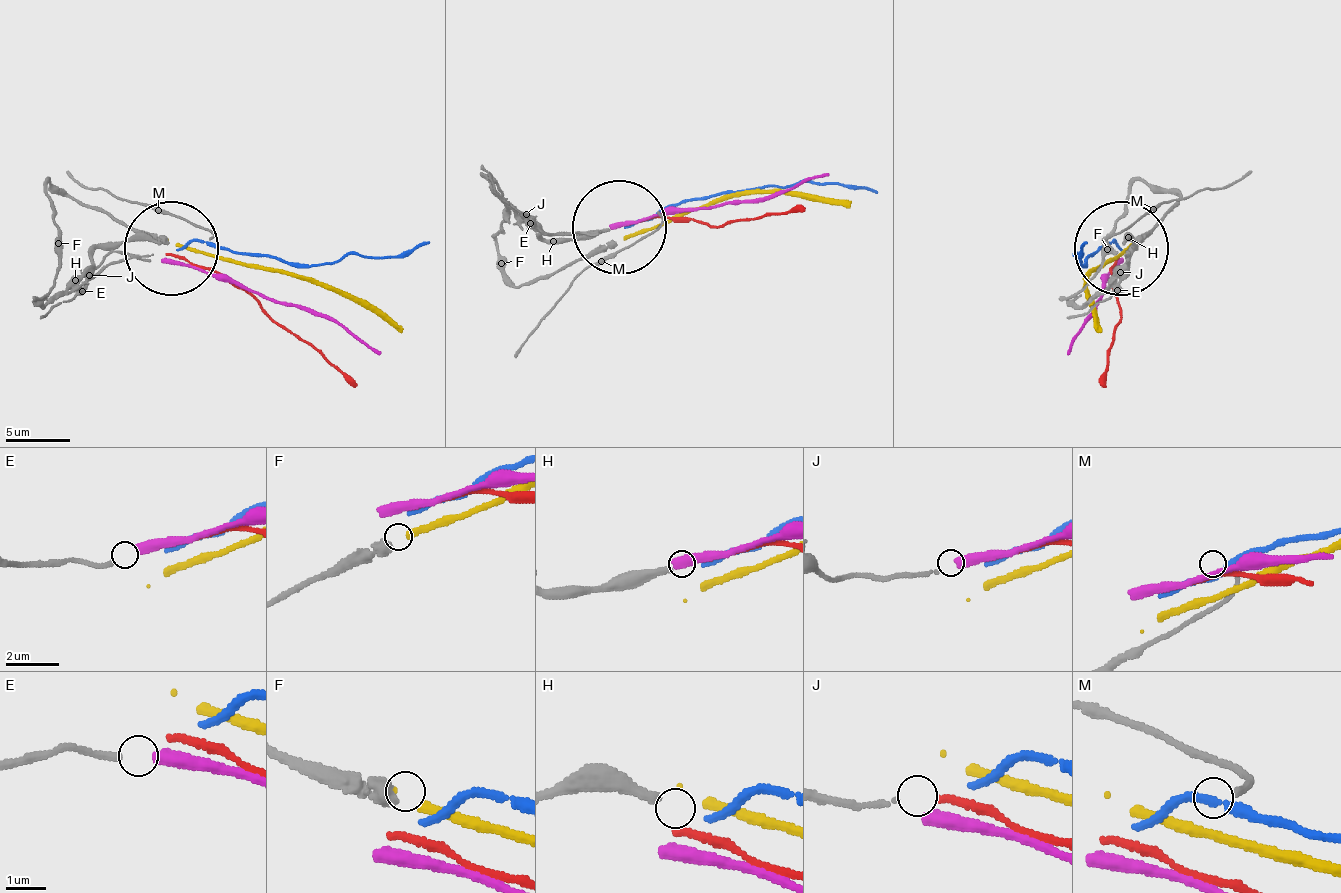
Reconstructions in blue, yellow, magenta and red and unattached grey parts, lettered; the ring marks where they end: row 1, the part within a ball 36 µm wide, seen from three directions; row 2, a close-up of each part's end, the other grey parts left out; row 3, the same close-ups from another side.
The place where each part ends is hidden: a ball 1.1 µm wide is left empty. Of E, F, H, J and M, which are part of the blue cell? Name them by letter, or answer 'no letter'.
no letter

